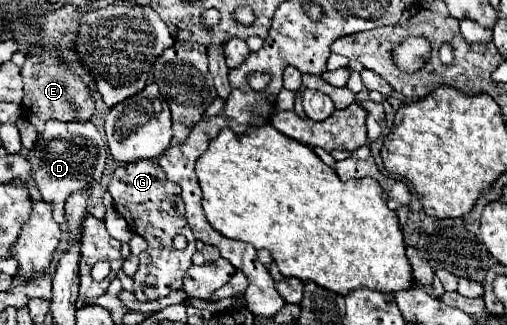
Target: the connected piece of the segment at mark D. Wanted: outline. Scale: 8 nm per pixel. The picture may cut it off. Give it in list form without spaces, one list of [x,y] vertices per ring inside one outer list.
[[[49,120],[45,132],[41,134],[41,142],[33,150],[29,150],[27,160],[33,166],[33,178],[47,202],[53,204],[53,218],[57,224],[65,222],[65,198],[83,188],[91,188],[101,180],[105,170],[105,142],[93,122],[57,122]]]

